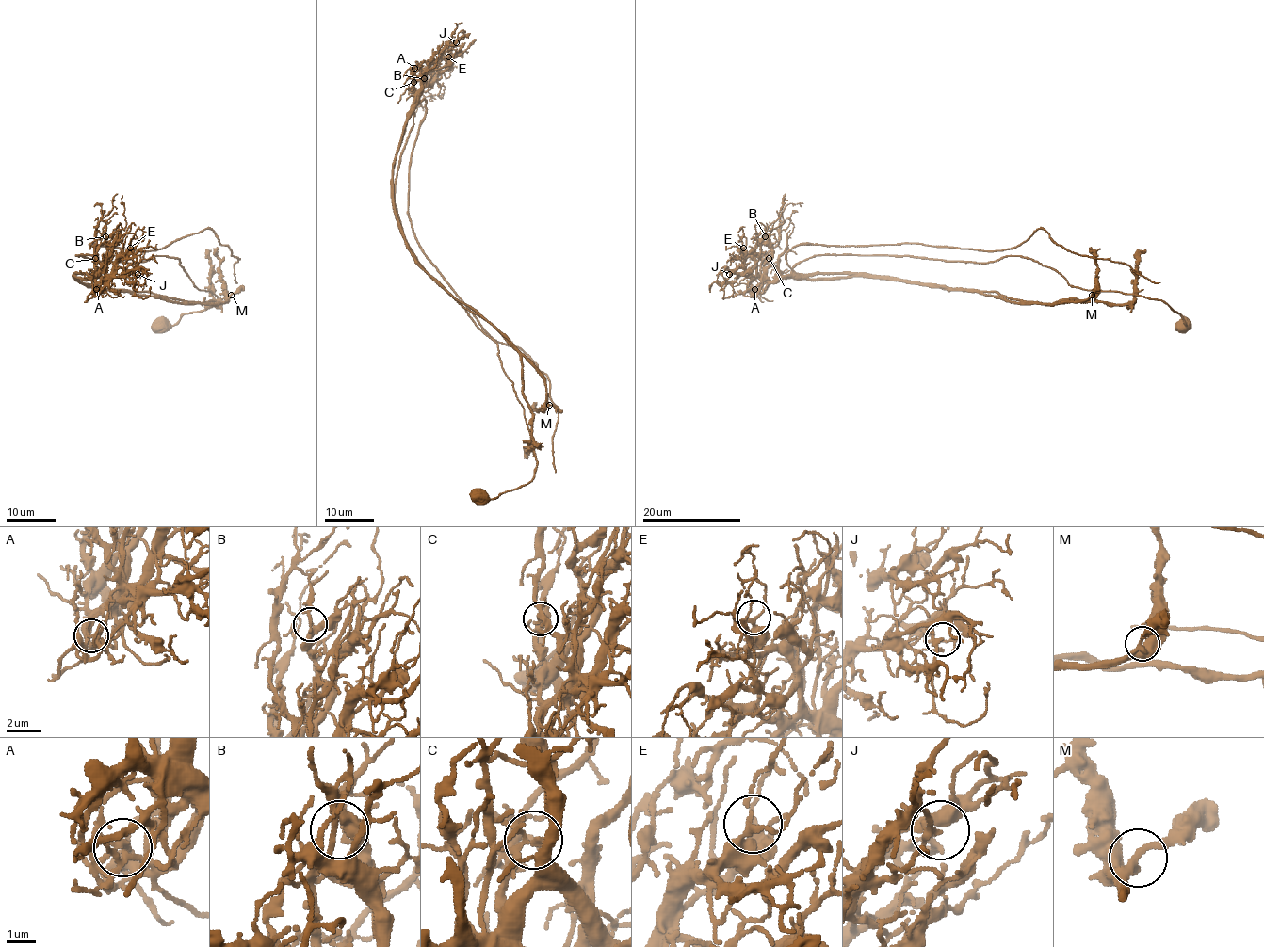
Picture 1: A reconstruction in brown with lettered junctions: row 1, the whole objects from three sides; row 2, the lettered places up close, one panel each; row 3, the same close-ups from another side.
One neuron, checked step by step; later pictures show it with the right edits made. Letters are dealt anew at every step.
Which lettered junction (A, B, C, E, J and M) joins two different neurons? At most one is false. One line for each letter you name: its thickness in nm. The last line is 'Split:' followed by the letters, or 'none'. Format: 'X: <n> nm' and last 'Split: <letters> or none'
A: 160 nm
Split: A

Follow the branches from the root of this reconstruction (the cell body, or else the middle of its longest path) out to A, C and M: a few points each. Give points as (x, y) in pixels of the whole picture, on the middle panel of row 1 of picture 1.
A: (413, 120), (415, 69)
C: (413, 120), (416, 93), (425, 81), (417, 77), (413, 82)
M: (413, 120), (415, 106), (393, 163), (399, 231), (413, 258), (541, 375), (549, 405)

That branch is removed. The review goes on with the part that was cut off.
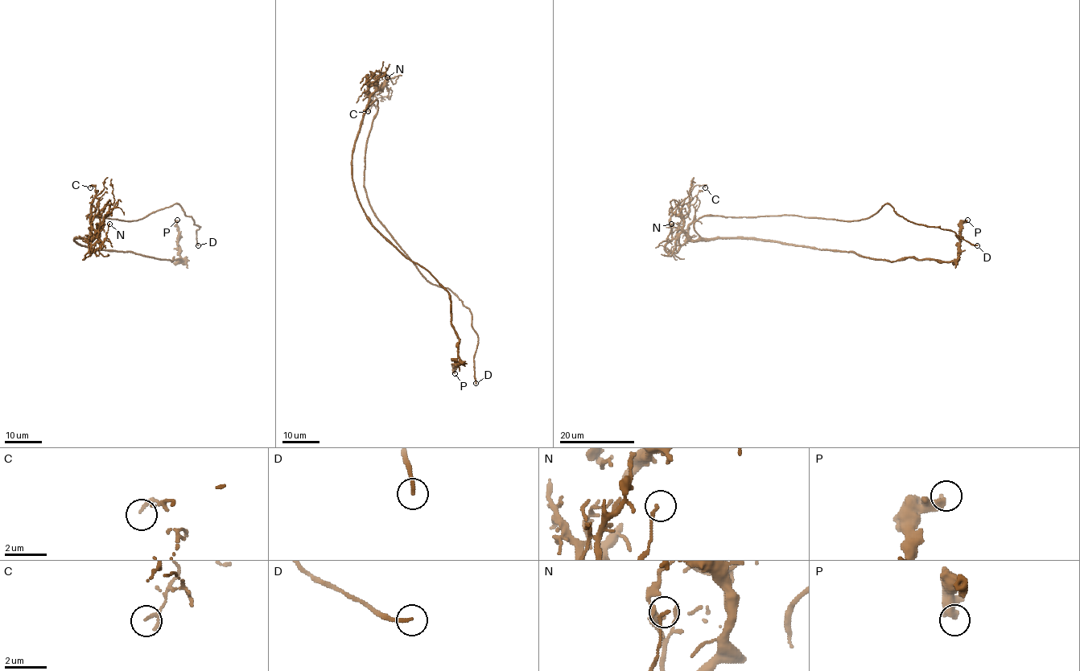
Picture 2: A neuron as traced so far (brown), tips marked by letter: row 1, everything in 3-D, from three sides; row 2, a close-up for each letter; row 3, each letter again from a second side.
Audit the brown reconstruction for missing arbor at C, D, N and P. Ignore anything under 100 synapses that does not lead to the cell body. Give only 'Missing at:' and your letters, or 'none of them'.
Missing at: D

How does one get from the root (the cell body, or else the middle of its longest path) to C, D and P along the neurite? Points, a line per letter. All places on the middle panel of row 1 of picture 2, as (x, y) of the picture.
C: (374, 100), (368, 104), (377, 88), (371, 83), (368, 92), (373, 95), (373, 103), (368, 111)
D: (374, 100), (377, 114), (364, 154), (368, 204), (417, 269), (469, 310), (477, 335), (476, 383)
P: (374, 100), (364, 114), (352, 152), (356, 194), (368, 220), (449, 294), (458, 339), (455, 373)

